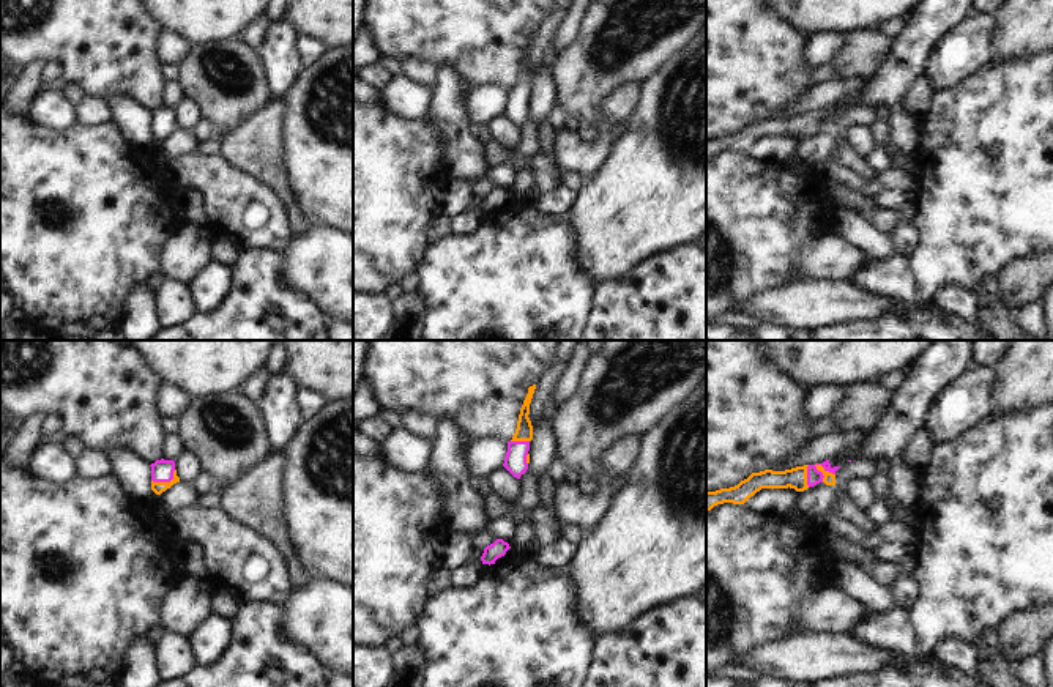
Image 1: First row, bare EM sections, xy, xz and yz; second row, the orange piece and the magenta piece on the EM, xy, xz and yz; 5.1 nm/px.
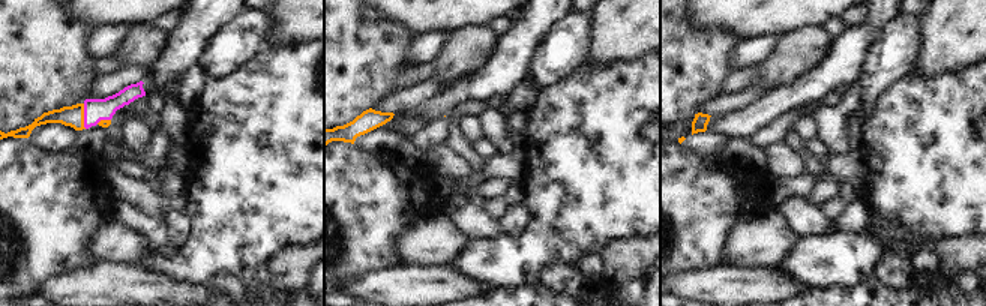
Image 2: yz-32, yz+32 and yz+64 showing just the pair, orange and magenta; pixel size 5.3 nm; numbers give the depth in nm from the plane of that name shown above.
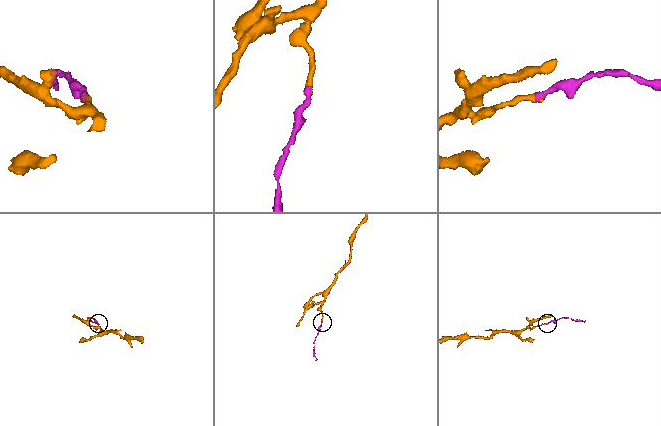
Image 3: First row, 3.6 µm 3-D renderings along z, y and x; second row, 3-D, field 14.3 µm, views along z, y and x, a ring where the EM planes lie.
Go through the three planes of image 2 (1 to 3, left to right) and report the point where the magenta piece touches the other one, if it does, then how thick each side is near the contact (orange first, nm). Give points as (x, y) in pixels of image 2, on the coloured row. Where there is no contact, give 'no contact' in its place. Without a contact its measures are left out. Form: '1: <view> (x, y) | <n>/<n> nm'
1: yz-32 (83, 116) | 110/130 nm
2: no contact
3: no contact

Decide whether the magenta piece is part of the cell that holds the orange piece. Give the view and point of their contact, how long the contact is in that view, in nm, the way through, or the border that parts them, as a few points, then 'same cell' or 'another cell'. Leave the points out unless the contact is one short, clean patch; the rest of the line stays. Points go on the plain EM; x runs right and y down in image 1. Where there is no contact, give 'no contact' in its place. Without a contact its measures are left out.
contact yz (823, 115); length 120 nm; way yz (829, 126), (823, 115), (814, 123); same cell

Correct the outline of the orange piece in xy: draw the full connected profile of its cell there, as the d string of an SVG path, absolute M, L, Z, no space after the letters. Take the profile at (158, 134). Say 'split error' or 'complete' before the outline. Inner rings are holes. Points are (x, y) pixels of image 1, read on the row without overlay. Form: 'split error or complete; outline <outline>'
split error; outline M156 107L151 113L151 137L156 142L161 142L173 131L180 129L177 123L175 109L173 107Z

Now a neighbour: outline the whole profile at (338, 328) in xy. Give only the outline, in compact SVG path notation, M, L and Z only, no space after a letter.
M337 317L326 320L328 340L353 340L353 321Z

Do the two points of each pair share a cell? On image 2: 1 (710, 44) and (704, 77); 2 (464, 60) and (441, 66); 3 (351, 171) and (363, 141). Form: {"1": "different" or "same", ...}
{"1": "same", "2": "same", "3": "different"}

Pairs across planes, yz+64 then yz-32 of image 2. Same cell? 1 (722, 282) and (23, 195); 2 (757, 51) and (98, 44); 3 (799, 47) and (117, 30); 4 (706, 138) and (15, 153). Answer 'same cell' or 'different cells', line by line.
1: different cells
2: same cell
3: different cells
4: different cells

